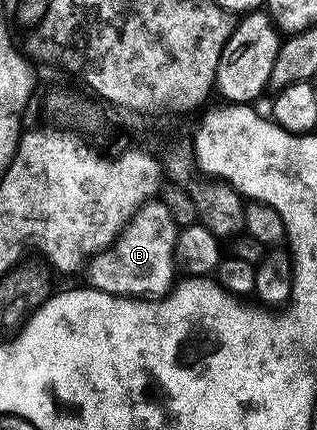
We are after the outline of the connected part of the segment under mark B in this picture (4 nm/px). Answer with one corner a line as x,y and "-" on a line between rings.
161,200
145,202
130,217
130,223
123,228
122,233
114,241
114,245
89,259
84,270
84,274
90,277
89,285
95,290
115,294
121,298
150,298
169,294
176,282
176,277
174,278
174,270
176,271
174,245
178,239
179,229
178,223
172,220
172,212
168,212
168,208

